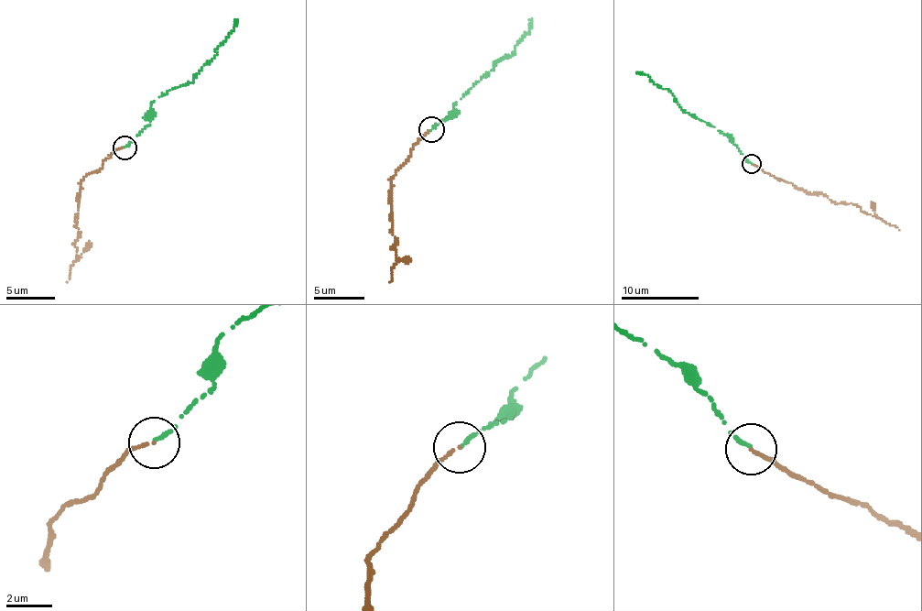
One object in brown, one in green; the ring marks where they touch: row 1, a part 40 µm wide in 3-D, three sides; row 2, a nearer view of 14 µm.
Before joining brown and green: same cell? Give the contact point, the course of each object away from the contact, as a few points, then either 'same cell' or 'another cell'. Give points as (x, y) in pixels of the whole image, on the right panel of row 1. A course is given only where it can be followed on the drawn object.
(751, 163) | brown via (752, 163), (796, 188), (823, 194), (837, 203), (857, 204), (899, 230) | green via (752, 163), (718, 130), (685, 113), (670, 91), (659, 88), (648, 76), (636, 72) | same cell

